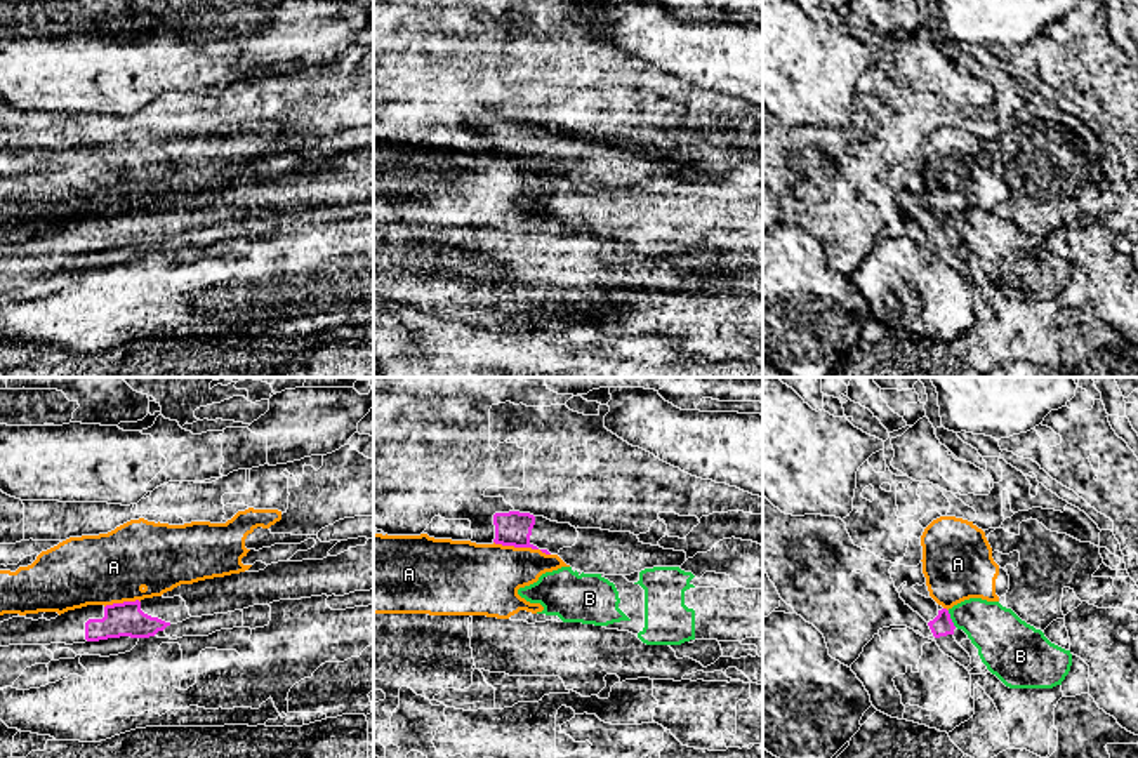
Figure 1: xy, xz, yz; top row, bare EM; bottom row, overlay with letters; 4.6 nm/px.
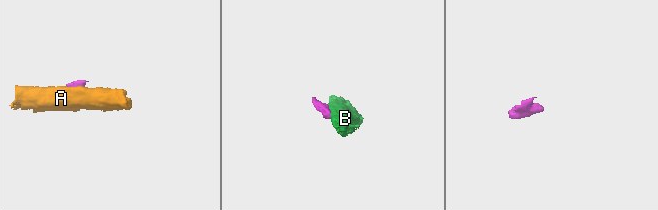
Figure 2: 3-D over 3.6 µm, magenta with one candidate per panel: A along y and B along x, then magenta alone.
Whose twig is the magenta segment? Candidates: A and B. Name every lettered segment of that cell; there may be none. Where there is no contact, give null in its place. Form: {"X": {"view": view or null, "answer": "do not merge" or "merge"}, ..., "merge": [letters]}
{"A": {"view": "xz", "answer": "do not merge"}, "B": {"view": "yz", "answer": "do not merge"}, "merge": []}

